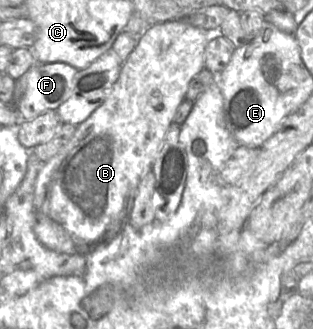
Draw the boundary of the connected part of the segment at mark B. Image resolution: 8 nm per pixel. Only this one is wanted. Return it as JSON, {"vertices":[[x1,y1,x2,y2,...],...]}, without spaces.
{"vertices":[[171,20,171,21,166,21,166,22,160,22,160,23,154,23,152,25,150,25,139,37,136,43,136,46,134,48,134,50,131,52,131,54,128,56,128,58,123,62,122,67,121,67,121,71,120,71,120,75,119,78,117,79,117,81,114,83,113,87,111,88,111,90,109,91,109,93,107,94,104,102,86,119,84,120,82,123,80,123,79,125,76,126,76,130,74,132,74,134,72,135,72,137,60,148,60,150,58,151,58,153,56,155,54,155,50,160,48,160,46,163,41,165,41,168,38,172,37,175,37,179,36,179,36,183,33,186,33,189,35,189,35,198,34,198,34,205,33,208,35,207,35,234,37,236,37,238,39,239,39,241,45,245,48,248,54,249,56,251,59,252,66,252,66,253,74,253,74,252,80,252,80,251,86,251,89,250,91,247,93,247,94,245,98,244,99,242,101,242,103,239,105,239,108,236,111,236,115,233,117,233,122,226,128,222,128,217,129,214,131,212,131,209,133,207,133,202,134,202,134,198,137,192,137,188,138,185,141,181,141,179,143,178,143,176,149,172,152,171,152,167,153,167,153,163,156,159,156,156,163,144,165,135,167,133,167,130,170,126,170,124,174,121,174,116,175,113,177,111,177,108,179,107,179,105,181,104,181,102,185,99,185,95,188,89,188,86,190,84,190,82,192,81,192,79,201,71,205,68,205,49,206,49,206,45,208,43,208,40,210,39,211,35,215,34,215,33,209,33,203,29,197,28,195,26,192,26,191,24,189,24,187,21,185,20]]}

